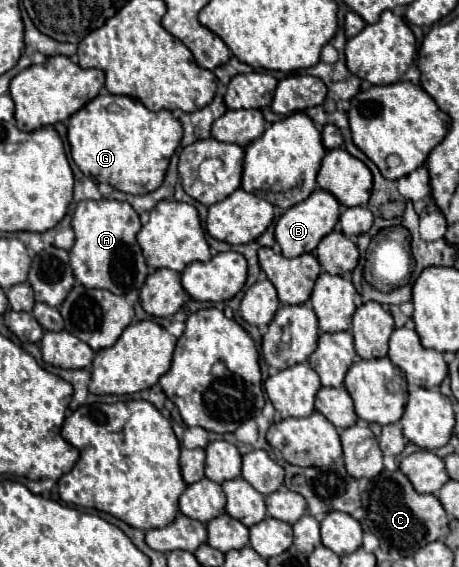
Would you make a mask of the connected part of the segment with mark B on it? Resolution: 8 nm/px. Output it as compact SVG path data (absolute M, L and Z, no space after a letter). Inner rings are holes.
M316 188L306 200L302 200L300 204L288 208L280 216L280 220L276 222L274 236L276 236L276 242L280 244L282 254L286 258L294 258L294 256L300 256L304 252L314 252L316 246L318 246L318 242L328 232L334 230L338 218L340 218L340 204L338 204L338 200L330 192L326 192L322 188Z

